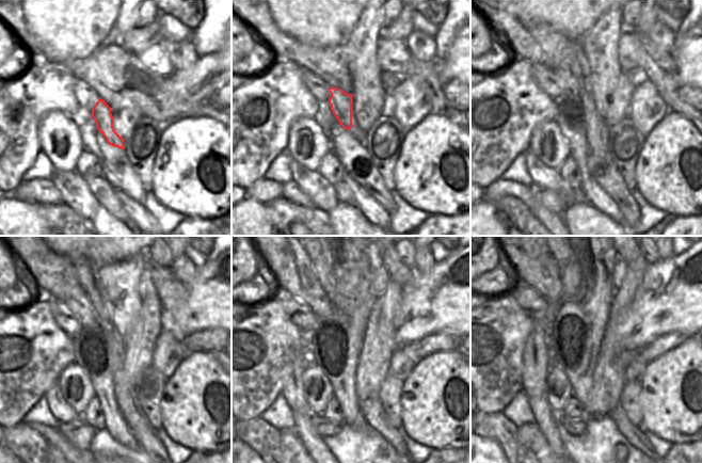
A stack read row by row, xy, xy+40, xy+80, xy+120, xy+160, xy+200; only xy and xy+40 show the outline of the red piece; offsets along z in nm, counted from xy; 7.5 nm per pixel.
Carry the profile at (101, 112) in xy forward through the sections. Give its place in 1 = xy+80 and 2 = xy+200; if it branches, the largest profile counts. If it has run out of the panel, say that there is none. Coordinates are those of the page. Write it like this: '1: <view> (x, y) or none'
1: xy+80 (568, 80)
2: xy+200 (548, 261)

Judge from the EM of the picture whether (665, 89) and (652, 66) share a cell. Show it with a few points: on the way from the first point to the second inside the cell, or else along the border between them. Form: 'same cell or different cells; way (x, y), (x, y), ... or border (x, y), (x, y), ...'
same cell; way (665, 83), (665, 80), (657, 72)

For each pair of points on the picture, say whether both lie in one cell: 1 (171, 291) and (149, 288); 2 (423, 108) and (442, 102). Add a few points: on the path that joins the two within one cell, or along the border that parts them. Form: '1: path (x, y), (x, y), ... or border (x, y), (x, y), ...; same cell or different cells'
1: border (145, 268), (150, 274), (150, 280), (157, 293); different cells
2: border (428, 81), (425, 92), (431, 112); different cells

